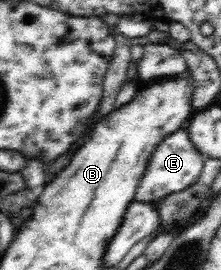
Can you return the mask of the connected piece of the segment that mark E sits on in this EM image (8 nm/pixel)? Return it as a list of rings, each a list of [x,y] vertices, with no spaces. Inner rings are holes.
[[[185,127],[173,131],[158,143],[151,153],[132,202],[149,203],[155,199],[188,189],[201,176],[204,160],[205,158],[192,145]]]

